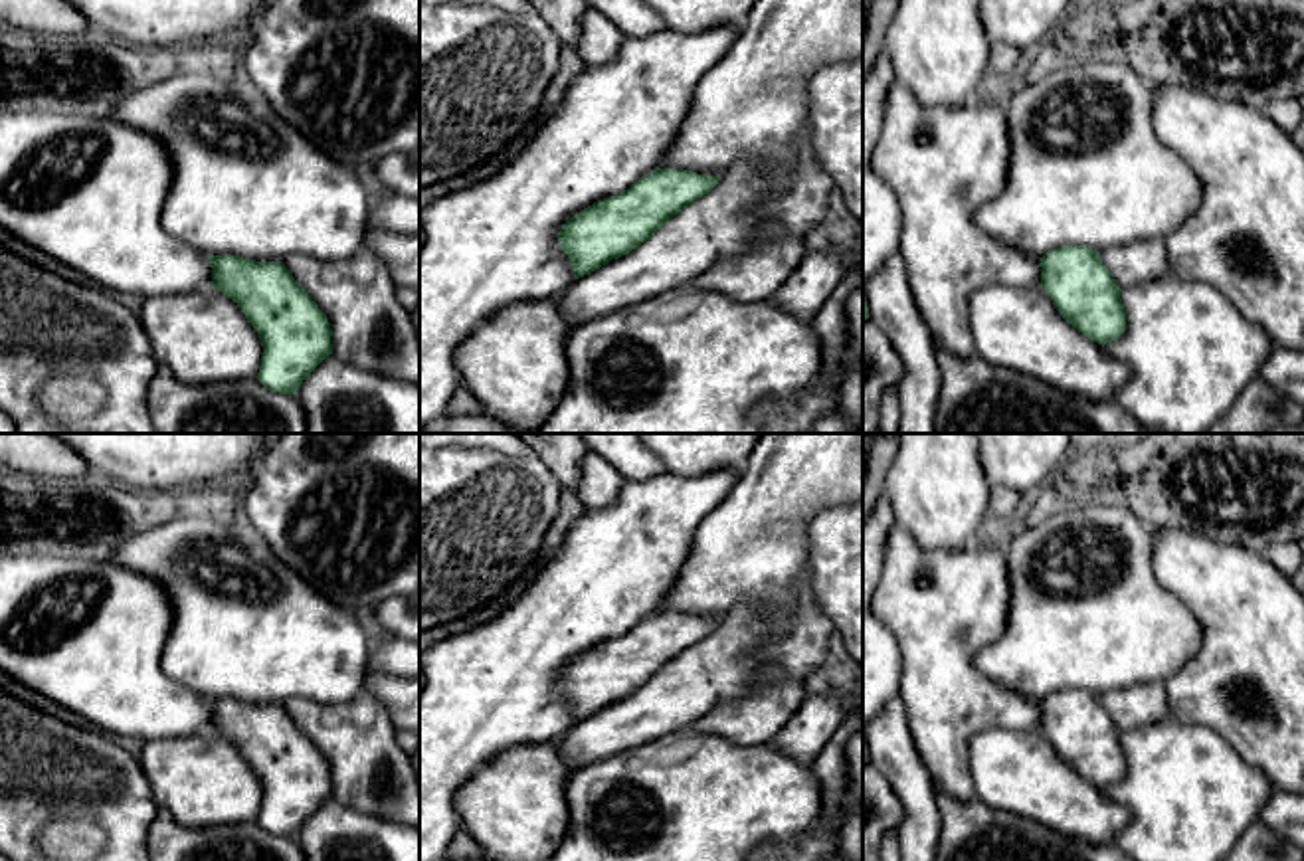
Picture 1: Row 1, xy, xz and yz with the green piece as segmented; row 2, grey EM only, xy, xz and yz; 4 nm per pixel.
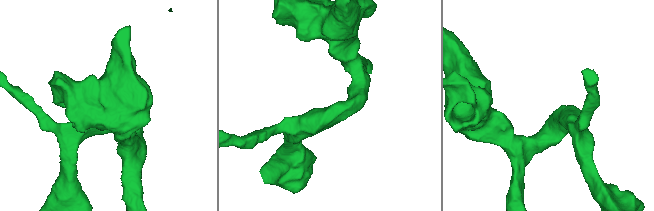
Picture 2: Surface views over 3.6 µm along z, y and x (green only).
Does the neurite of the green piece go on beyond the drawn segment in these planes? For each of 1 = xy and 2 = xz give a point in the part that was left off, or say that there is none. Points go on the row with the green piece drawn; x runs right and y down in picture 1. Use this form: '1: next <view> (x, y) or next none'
1: next none
2: next none

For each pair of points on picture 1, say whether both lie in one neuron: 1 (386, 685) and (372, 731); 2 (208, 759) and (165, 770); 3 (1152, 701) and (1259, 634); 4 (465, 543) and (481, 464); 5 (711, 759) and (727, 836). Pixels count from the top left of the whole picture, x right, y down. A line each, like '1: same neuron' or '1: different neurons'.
1: different neurons
2: same neuron
3: different neurons
4: same neuron
5: same neuron

